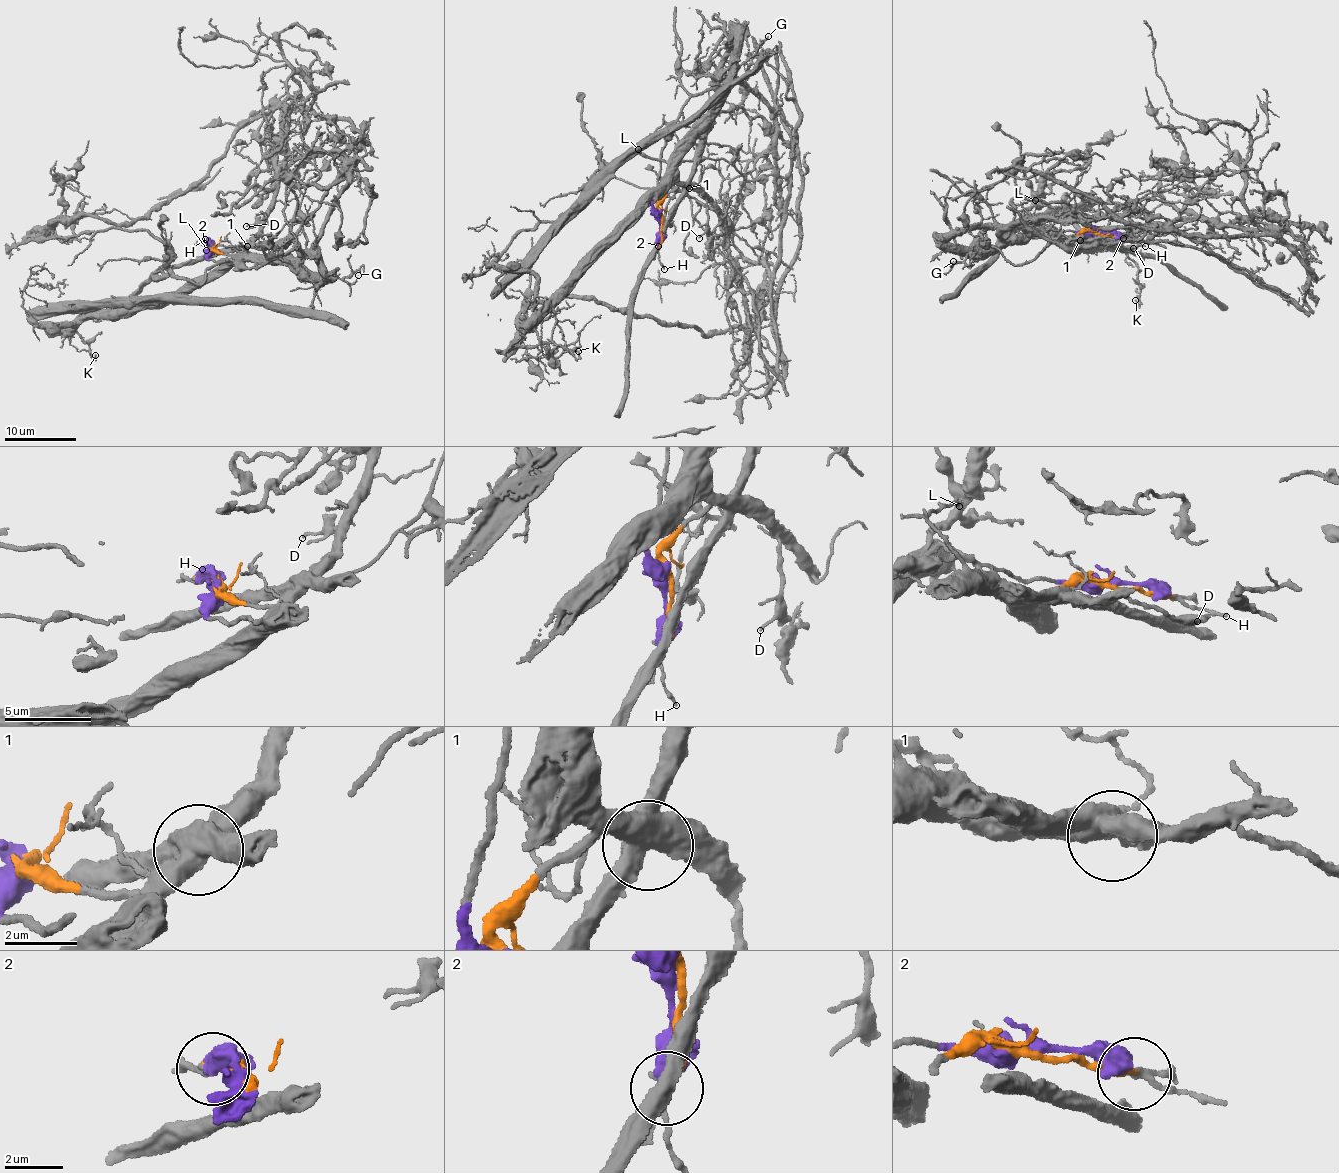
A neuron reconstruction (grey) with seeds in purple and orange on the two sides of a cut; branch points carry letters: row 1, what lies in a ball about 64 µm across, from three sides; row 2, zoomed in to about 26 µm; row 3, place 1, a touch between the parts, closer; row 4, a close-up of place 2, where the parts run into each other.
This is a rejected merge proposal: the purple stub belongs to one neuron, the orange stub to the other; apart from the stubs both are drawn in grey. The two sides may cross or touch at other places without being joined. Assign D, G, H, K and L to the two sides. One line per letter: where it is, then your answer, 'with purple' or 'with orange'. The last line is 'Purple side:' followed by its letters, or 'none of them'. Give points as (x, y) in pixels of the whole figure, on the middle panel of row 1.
D: at (699, 238); with orange
G: at (768, 36); with orange
H: at (664, 269); with purple
K: at (578, 351); with orange
L: at (638, 149); with orange
Purple side: H

